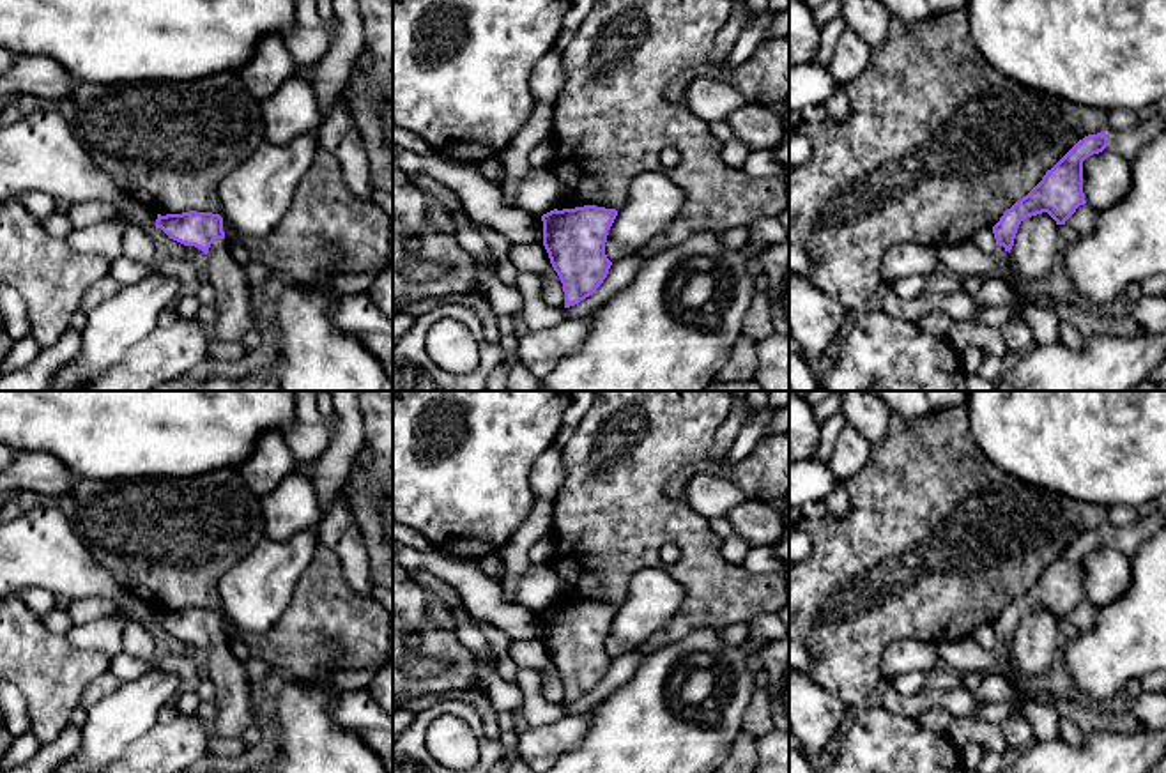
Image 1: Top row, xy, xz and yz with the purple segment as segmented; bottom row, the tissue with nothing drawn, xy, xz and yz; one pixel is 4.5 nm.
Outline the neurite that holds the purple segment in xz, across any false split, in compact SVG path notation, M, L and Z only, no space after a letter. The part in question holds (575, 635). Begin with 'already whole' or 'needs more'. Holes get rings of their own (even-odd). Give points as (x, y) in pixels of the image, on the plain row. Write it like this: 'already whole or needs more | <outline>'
already whole | M596 601L554 605L541 612L543 642L563 679L564 704L593 692L607 674L612 658L605 639L616 612L616 605Z

